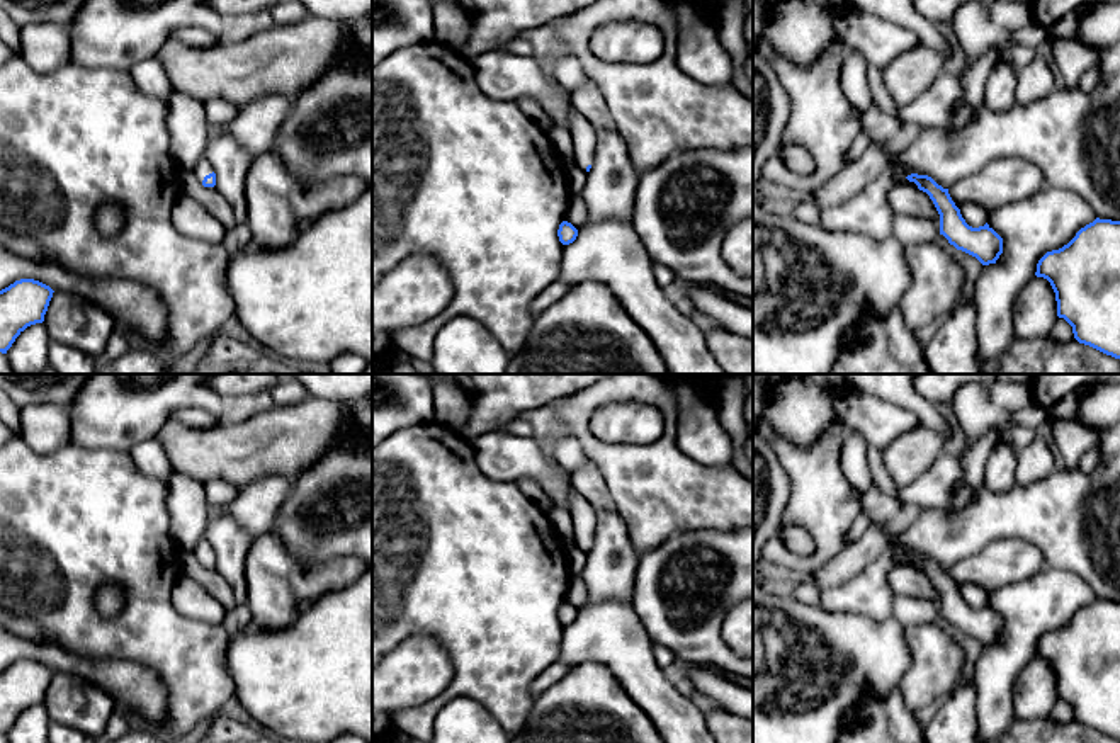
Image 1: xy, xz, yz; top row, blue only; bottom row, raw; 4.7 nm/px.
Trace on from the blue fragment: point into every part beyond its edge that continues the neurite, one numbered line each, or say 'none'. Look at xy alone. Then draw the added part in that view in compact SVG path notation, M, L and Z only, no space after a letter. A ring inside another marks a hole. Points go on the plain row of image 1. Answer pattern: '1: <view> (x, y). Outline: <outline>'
1: xy (203, 550). Outline: M202 539L194 549L194 558L202 564L204 558L212 553L212 546L206 539Z

